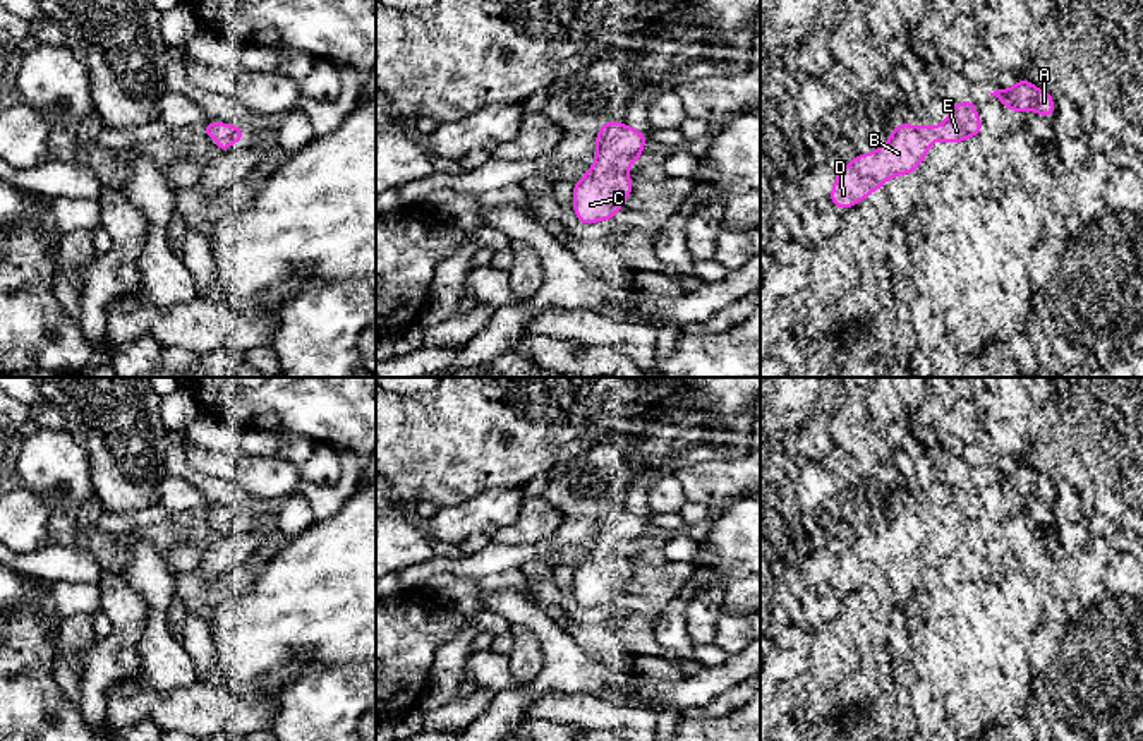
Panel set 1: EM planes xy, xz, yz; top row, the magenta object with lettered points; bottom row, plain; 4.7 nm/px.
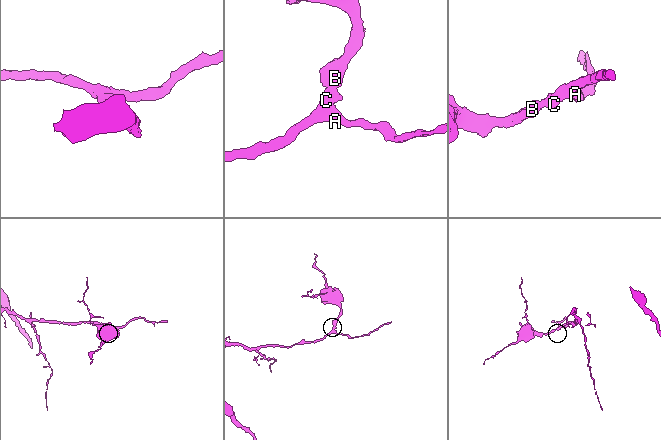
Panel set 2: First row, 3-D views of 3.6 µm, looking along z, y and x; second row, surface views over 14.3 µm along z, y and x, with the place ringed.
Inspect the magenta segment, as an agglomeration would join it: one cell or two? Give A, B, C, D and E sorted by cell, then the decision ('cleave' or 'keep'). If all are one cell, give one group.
groups A B C D E; keep

